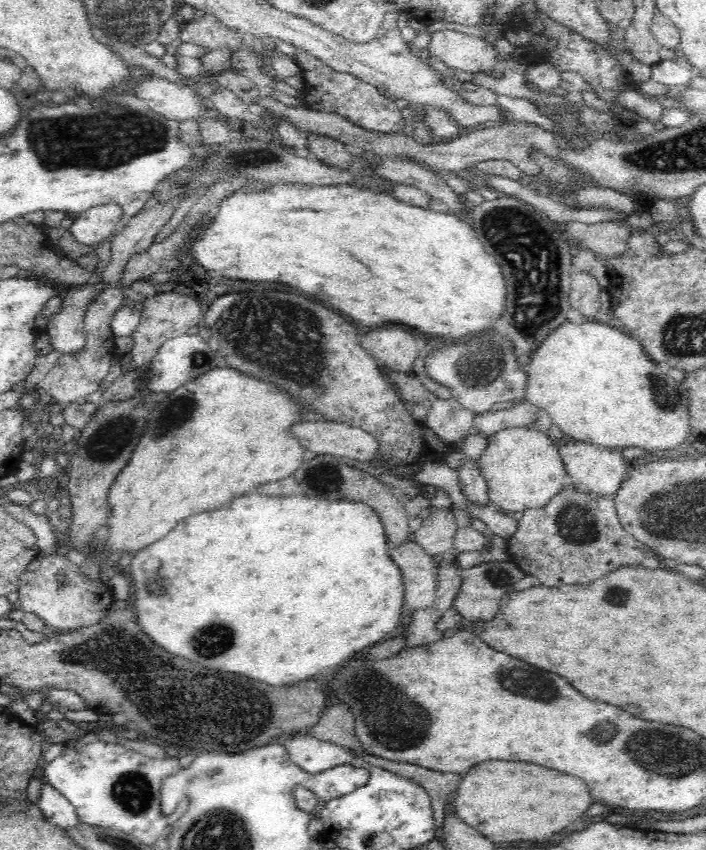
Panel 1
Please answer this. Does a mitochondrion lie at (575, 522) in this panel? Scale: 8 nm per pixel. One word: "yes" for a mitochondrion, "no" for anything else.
yes

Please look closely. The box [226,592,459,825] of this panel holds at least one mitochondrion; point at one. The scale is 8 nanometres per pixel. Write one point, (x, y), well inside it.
(400, 733)

